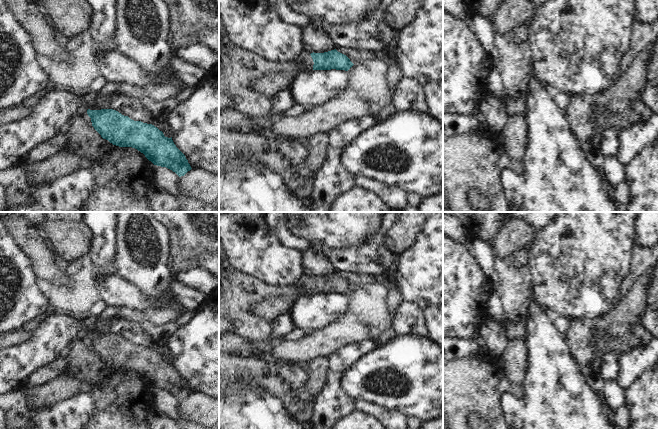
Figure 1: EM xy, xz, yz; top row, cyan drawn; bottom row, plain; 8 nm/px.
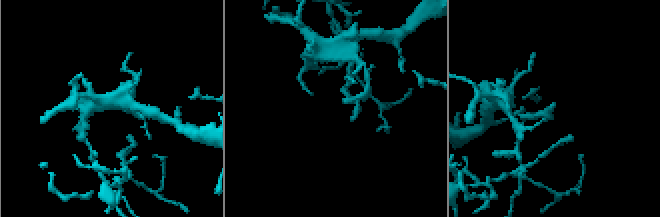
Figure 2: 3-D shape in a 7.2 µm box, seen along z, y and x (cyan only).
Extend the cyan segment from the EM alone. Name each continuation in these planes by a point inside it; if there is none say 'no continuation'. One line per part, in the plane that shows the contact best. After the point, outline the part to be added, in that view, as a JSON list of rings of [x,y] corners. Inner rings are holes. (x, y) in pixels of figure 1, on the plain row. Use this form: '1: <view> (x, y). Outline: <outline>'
1: xz (268, 309). Outline: [[[304,274],[299,280],[299,291],[295,295],[291,297],[271,296],[261,302],[254,303],[249,311],[255,317],[271,323],[277,316],[287,313],[297,298],[313,294],[313,289],[314,286],[310,277]]]

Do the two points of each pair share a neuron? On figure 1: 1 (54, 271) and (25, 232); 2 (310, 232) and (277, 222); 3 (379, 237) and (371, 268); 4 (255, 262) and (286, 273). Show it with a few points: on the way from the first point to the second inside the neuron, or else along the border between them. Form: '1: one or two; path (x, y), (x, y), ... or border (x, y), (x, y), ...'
1: one; path (44, 261), (30, 242)
2: two; border (286, 222), (289, 231), (305, 241)
3: one; path (376, 245), (371, 260)
4: one; path (263, 262), (270, 262), (278, 266)

